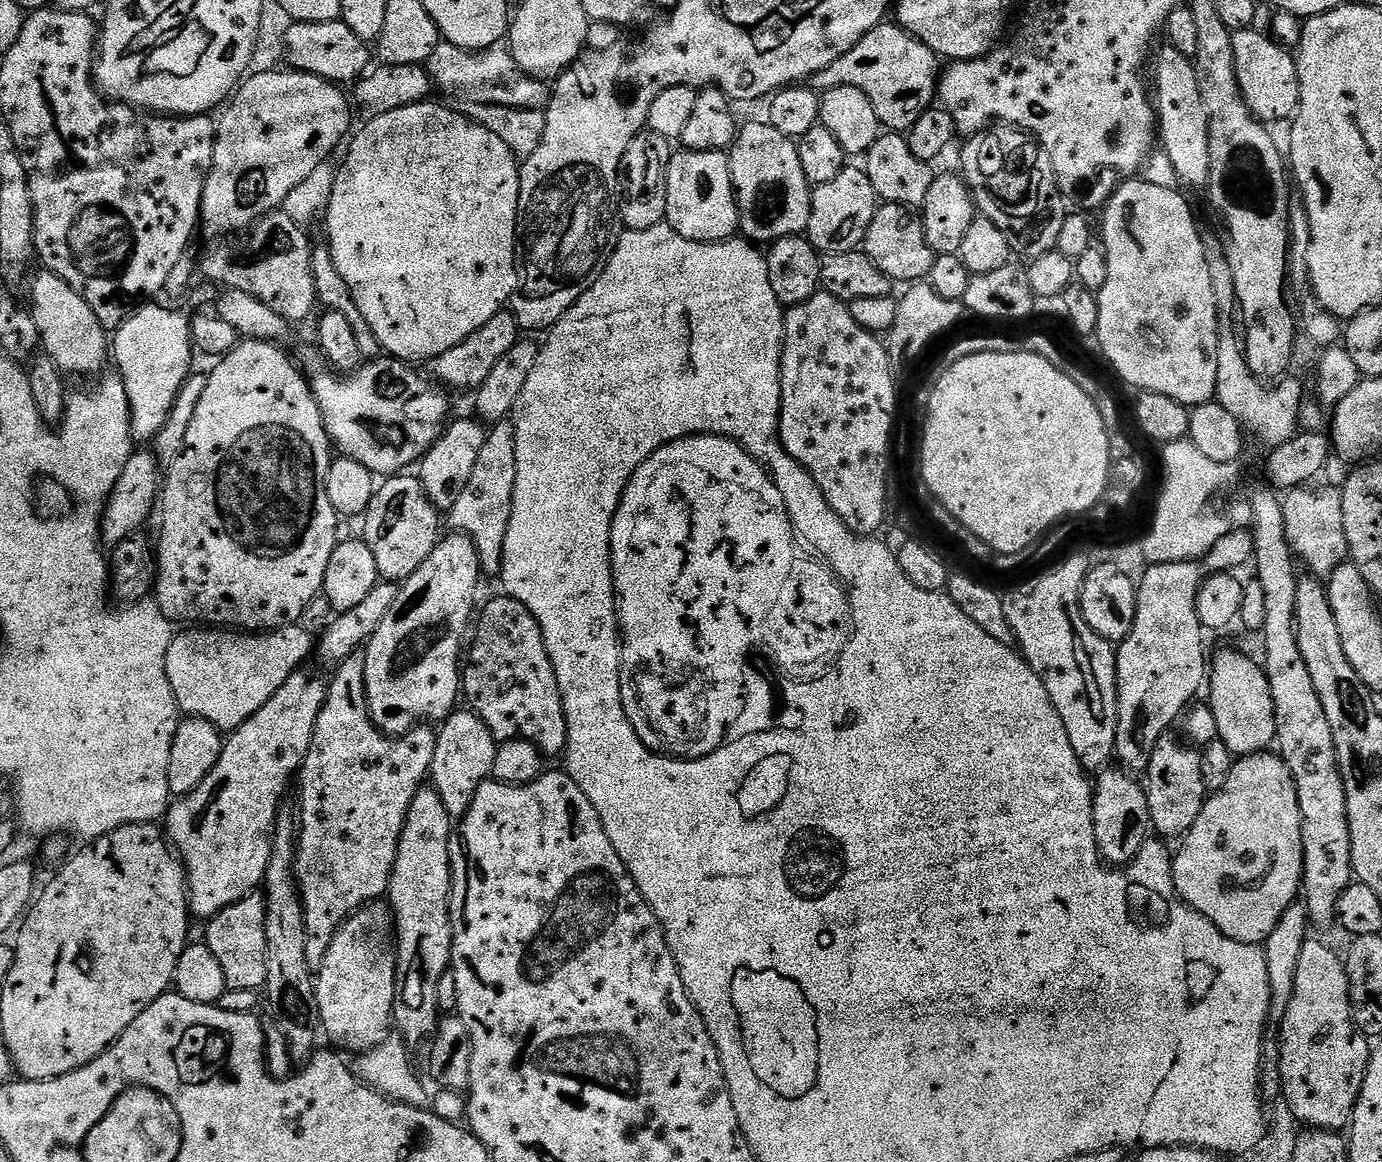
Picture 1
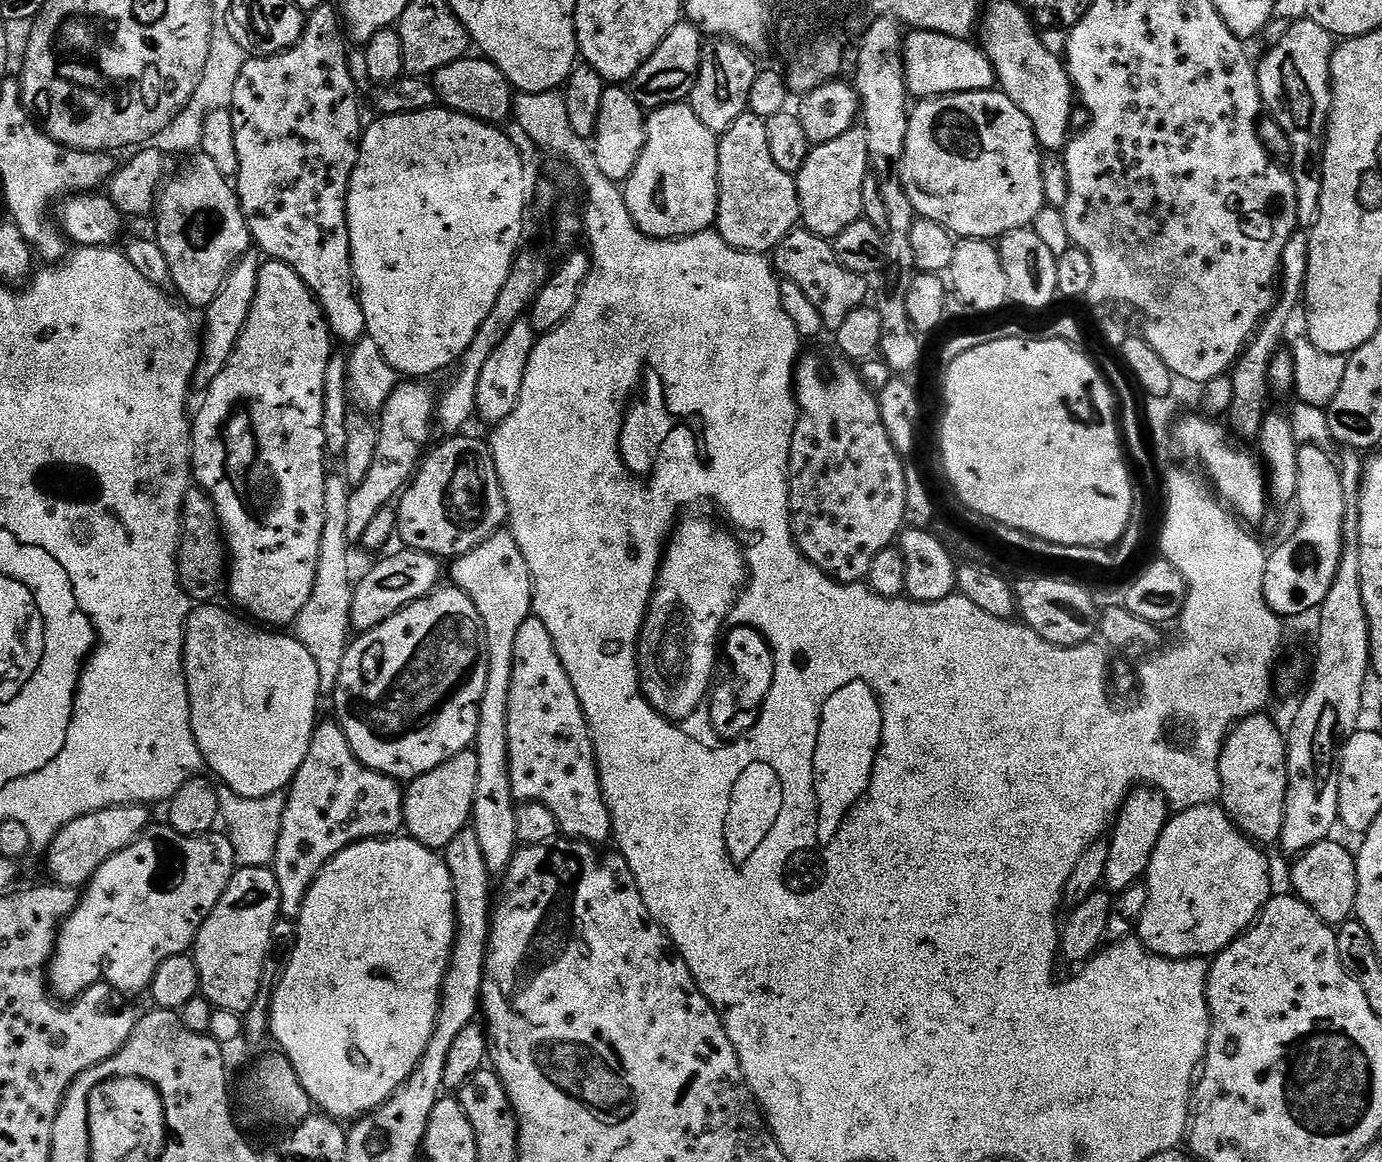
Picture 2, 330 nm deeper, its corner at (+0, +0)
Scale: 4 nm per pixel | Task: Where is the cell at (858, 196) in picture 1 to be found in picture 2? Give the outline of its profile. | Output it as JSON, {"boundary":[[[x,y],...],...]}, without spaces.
{"boundary":[[[863,126],[846,130],[834,142],[817,144],[796,175],[803,227],[815,236],[834,238],[864,214],[864,183],[870,175],[868,139]]]}

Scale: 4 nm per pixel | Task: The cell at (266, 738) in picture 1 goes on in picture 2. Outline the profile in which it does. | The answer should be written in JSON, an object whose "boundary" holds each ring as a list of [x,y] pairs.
{"boundary":[[[399,551],[393,556],[386,557],[385,560],[378,561],[360,581],[355,581],[351,589],[352,609],[349,611],[349,618],[351,627],[357,633],[369,632],[408,604],[413,604],[415,600],[437,591],[441,583],[439,582],[441,561],[425,552]]]}

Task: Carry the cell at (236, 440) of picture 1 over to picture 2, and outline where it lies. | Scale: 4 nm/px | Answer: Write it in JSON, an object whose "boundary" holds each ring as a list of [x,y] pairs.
{"boundary":[[[265,259],[260,265],[260,273],[258,274],[258,290],[254,294],[254,302],[250,310],[250,318],[246,322],[246,326],[240,335],[240,341],[236,344],[234,354],[230,358],[230,362],[222,370],[222,374],[218,374],[218,378],[214,378],[214,382],[203,393],[204,401],[200,404],[200,409],[197,410],[196,416],[194,412],[194,419],[190,424],[190,455],[192,457],[192,474],[195,483],[204,489],[204,493],[214,502],[216,507],[216,518],[220,522],[220,531],[222,533],[222,543],[226,549],[226,592],[232,595],[232,600],[237,604],[235,607],[241,613],[247,614],[253,621],[259,622],[264,626],[284,626],[280,624],[288,624],[288,626],[295,625],[296,619],[302,612],[303,606],[310,599],[310,594],[314,588],[315,572],[318,570],[319,560],[319,546],[322,544],[322,530],[324,520],[324,510],[326,508],[326,488],[325,479],[326,471],[324,472],[324,460],[326,461],[326,453],[324,451],[324,431],[322,430],[322,410],[324,409],[324,387],[326,386],[326,370],[328,369],[328,361],[334,355],[334,337],[328,330],[328,322],[324,319],[324,311],[320,309],[320,304],[316,297],[312,295],[312,291],[306,286],[306,282],[302,282],[302,278],[298,278],[298,274],[290,266],[286,266],[280,260]]]}

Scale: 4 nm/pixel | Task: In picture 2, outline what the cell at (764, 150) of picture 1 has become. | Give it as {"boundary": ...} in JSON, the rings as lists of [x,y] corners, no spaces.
{"boundary":[[[750,111],[740,115],[719,137],[718,182],[720,183],[720,205],[716,211],[715,227],[720,237],[732,248],[743,252],[771,253],[801,223],[800,199],[796,189],[796,177],[786,174],[774,166],[770,155],[770,142],[766,139],[766,122]]]}

